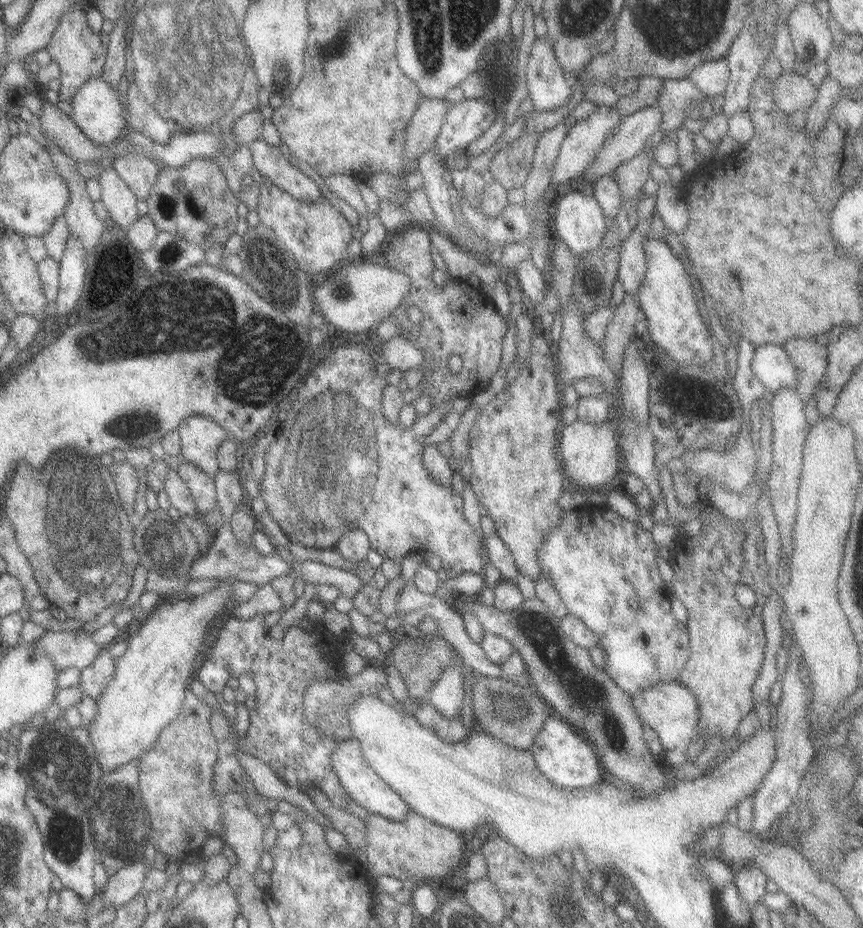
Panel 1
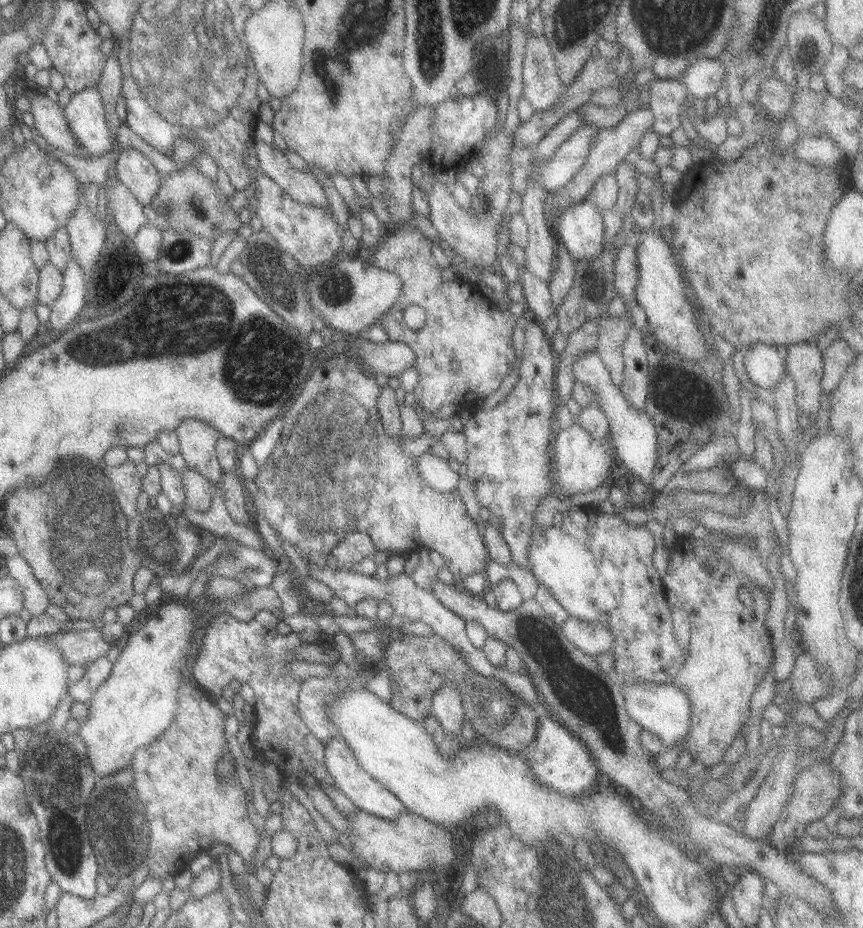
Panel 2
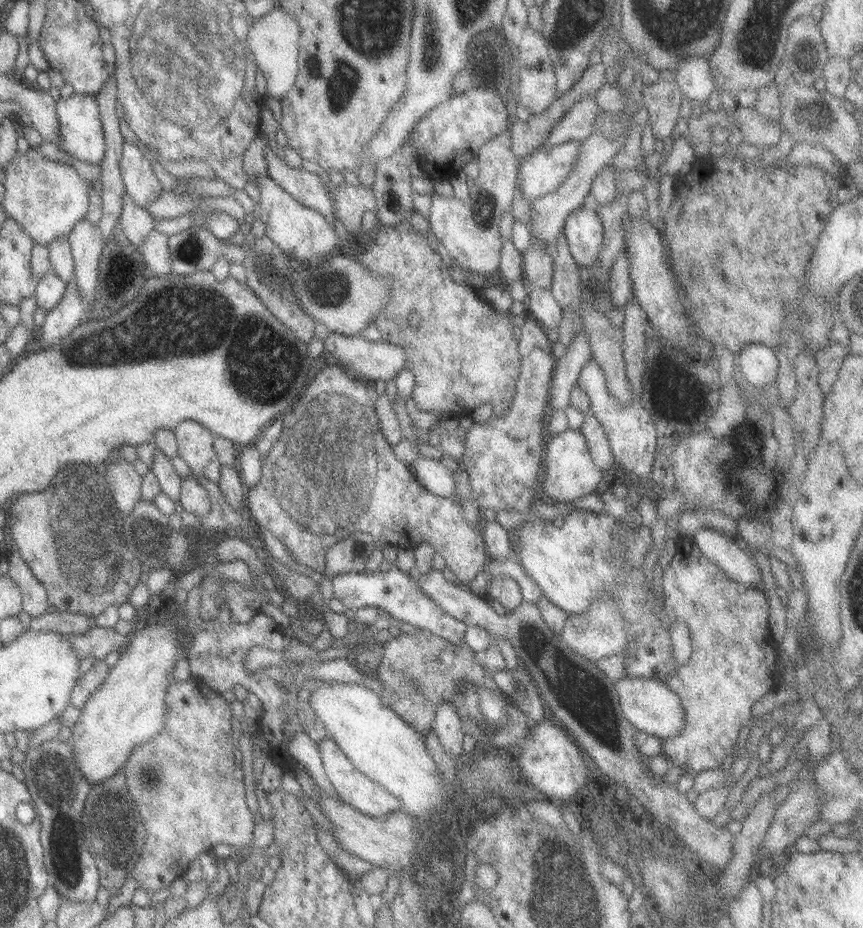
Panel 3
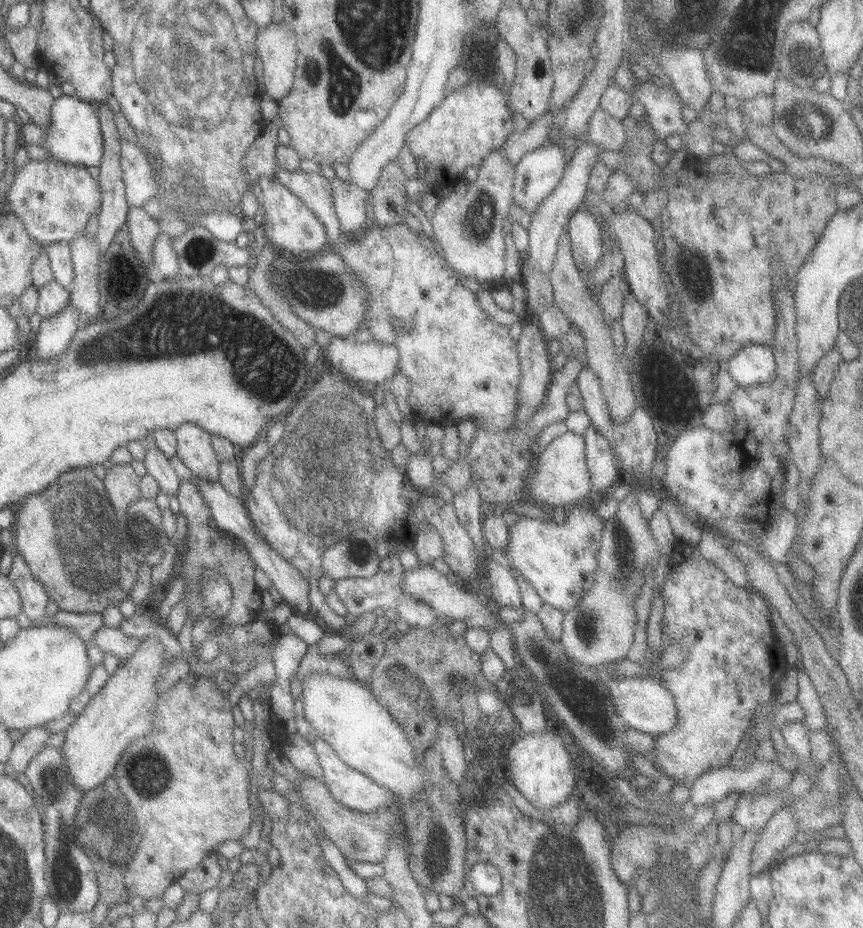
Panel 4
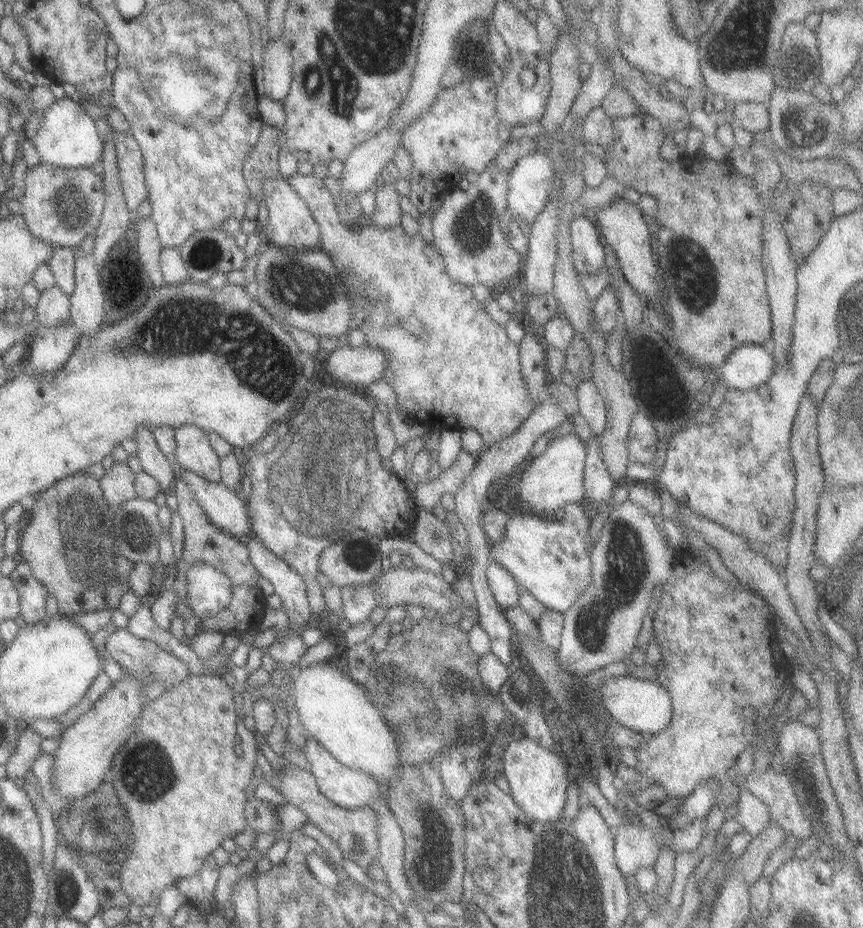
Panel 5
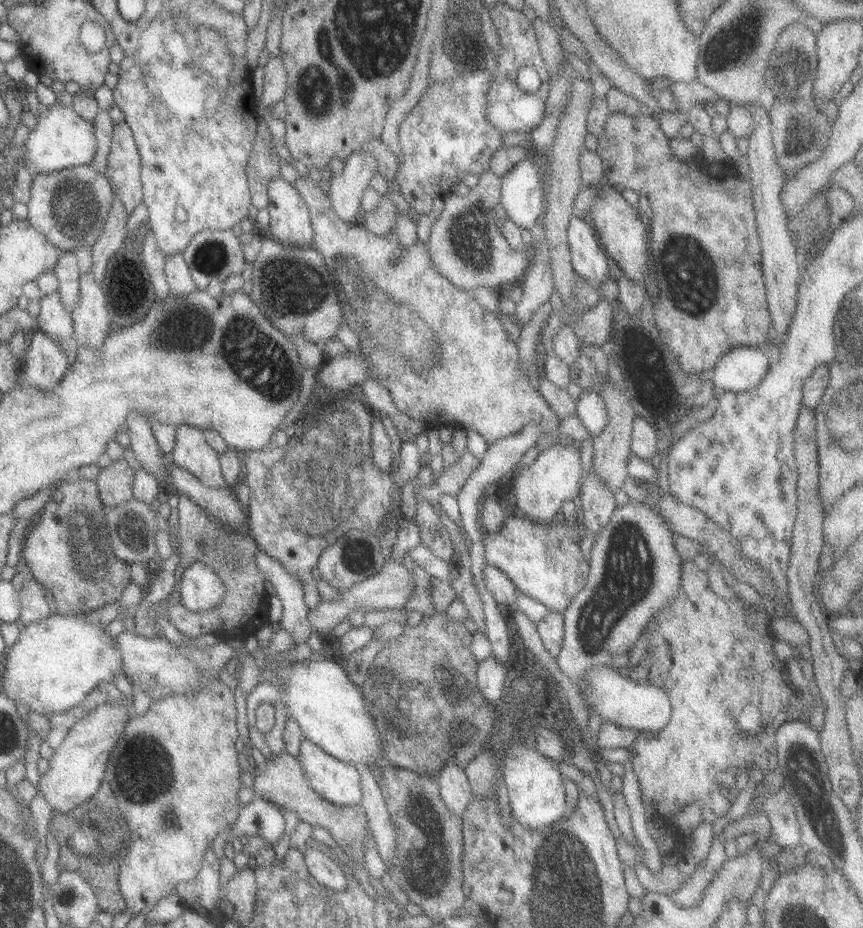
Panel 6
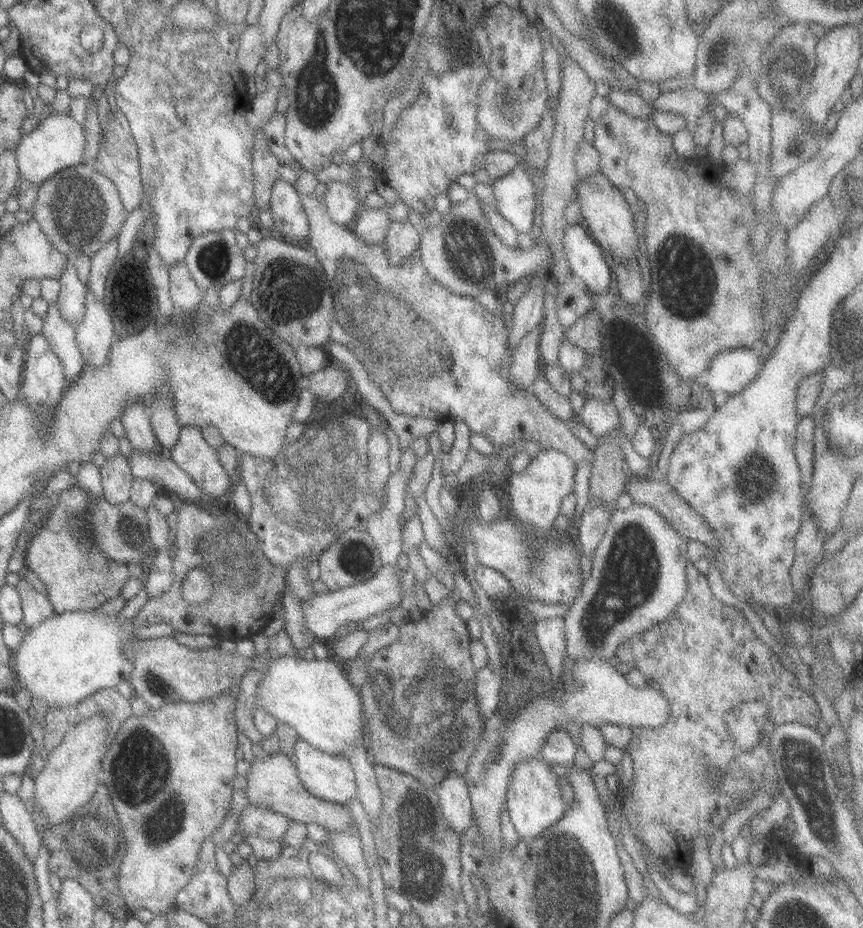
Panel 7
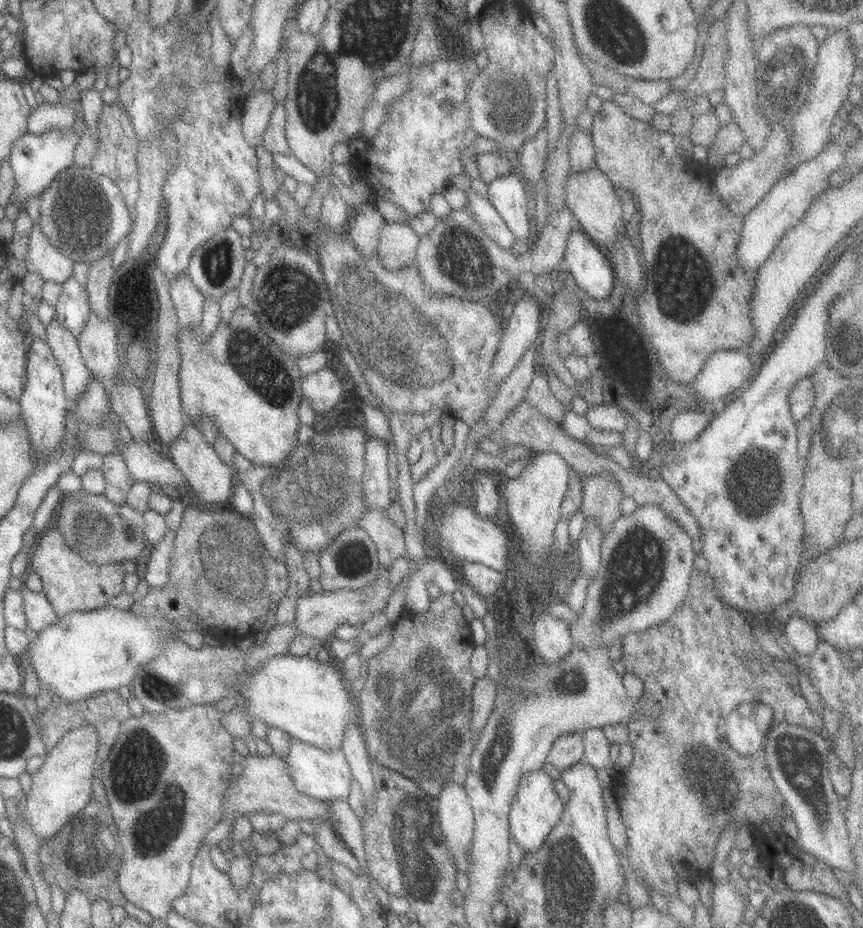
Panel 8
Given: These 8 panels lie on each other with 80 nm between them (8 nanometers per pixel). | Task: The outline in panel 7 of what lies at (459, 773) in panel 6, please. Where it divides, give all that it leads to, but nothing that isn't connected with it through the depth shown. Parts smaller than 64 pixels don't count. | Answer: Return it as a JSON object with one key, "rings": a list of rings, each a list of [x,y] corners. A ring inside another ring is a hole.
{"rings":[[[448,774],[435,786],[434,792],[445,824],[460,839],[464,830],[472,825],[472,808],[463,775]]]}

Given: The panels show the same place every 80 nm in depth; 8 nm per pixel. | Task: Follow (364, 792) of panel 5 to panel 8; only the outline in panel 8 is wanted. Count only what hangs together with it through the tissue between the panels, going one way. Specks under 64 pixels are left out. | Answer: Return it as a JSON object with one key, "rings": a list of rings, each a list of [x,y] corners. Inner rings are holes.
{"rings":[[[291,739],[287,754],[283,759],[286,762],[295,791],[317,801],[346,800],[351,776],[349,765],[346,763],[340,748],[320,749],[305,744],[303,741],[299,742]]]}

